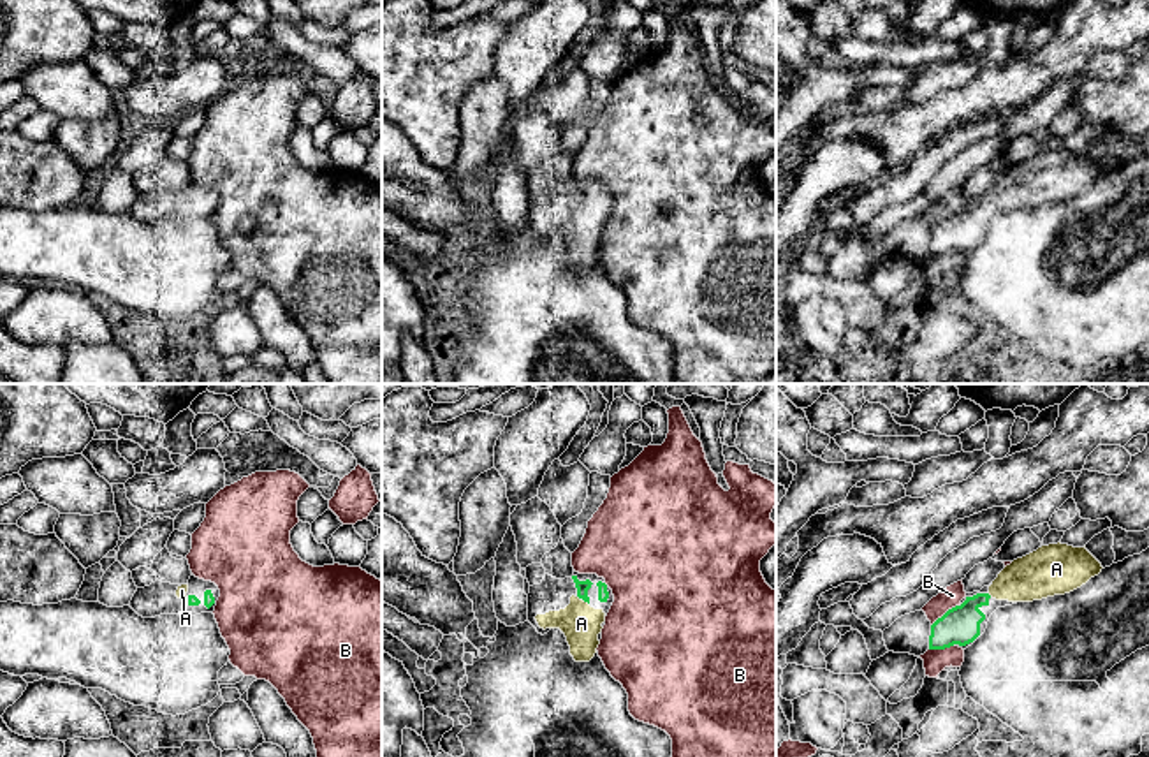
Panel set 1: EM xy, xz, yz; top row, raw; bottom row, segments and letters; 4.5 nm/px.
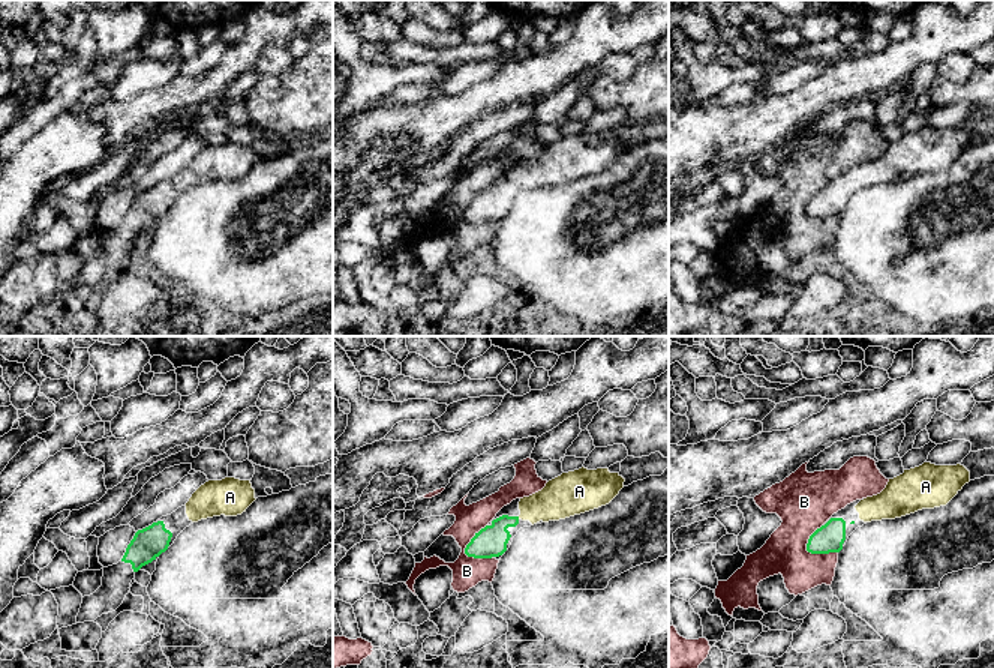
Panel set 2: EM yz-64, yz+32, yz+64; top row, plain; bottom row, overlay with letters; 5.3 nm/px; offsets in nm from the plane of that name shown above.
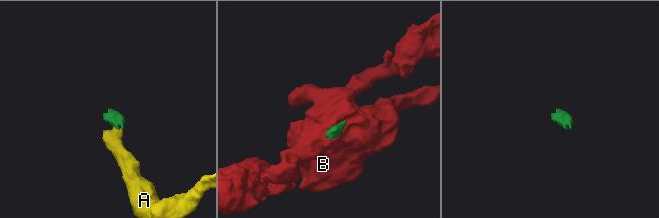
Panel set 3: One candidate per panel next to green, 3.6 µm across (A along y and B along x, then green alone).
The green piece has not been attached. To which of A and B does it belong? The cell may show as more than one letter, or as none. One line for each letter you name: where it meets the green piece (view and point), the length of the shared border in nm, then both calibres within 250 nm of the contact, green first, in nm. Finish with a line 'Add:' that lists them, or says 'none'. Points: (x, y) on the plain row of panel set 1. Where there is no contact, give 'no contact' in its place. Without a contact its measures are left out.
A: xz (586, 206) | 40 nm | 60/190 nm
Add: A

